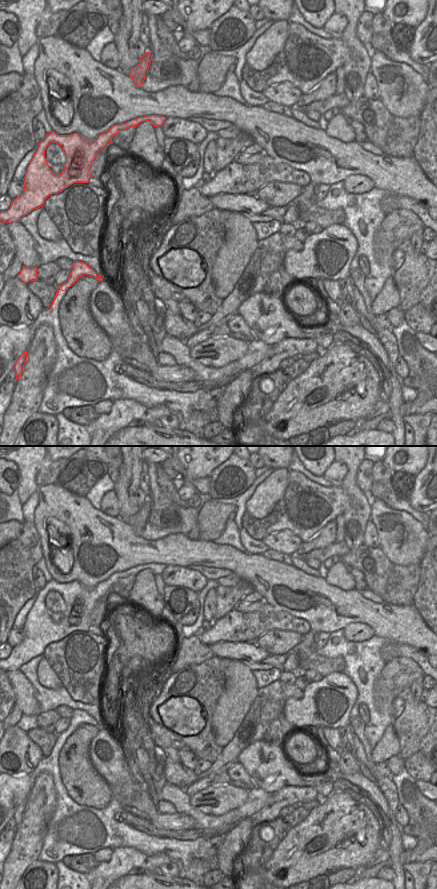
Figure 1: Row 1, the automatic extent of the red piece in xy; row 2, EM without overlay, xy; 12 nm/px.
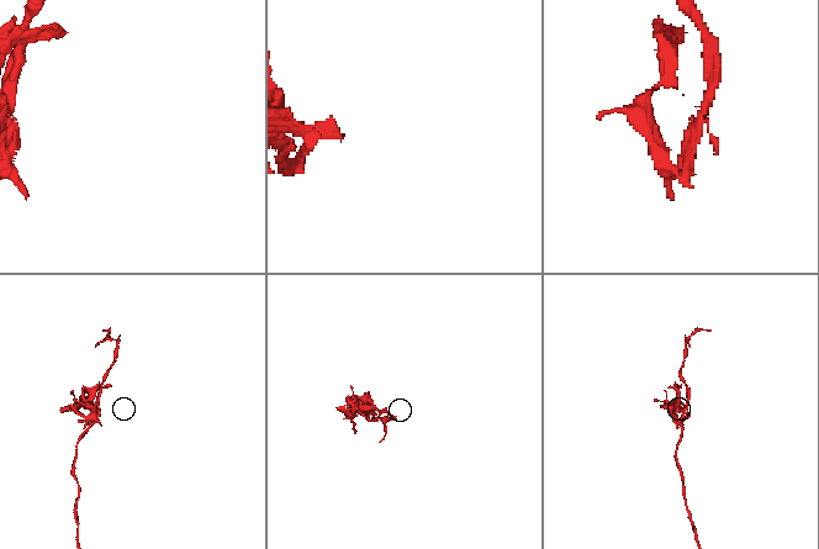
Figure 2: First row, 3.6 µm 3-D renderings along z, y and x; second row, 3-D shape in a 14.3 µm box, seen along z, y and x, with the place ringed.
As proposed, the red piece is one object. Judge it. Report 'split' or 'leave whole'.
split

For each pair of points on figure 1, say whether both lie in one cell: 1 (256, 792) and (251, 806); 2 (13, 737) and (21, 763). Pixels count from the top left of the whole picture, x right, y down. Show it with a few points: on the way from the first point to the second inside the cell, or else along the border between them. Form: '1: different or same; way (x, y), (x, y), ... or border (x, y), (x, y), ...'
1: same; way (256, 795), (253, 798), (253, 803)
2: same; way (15, 743), (17, 753), (21, 757)

